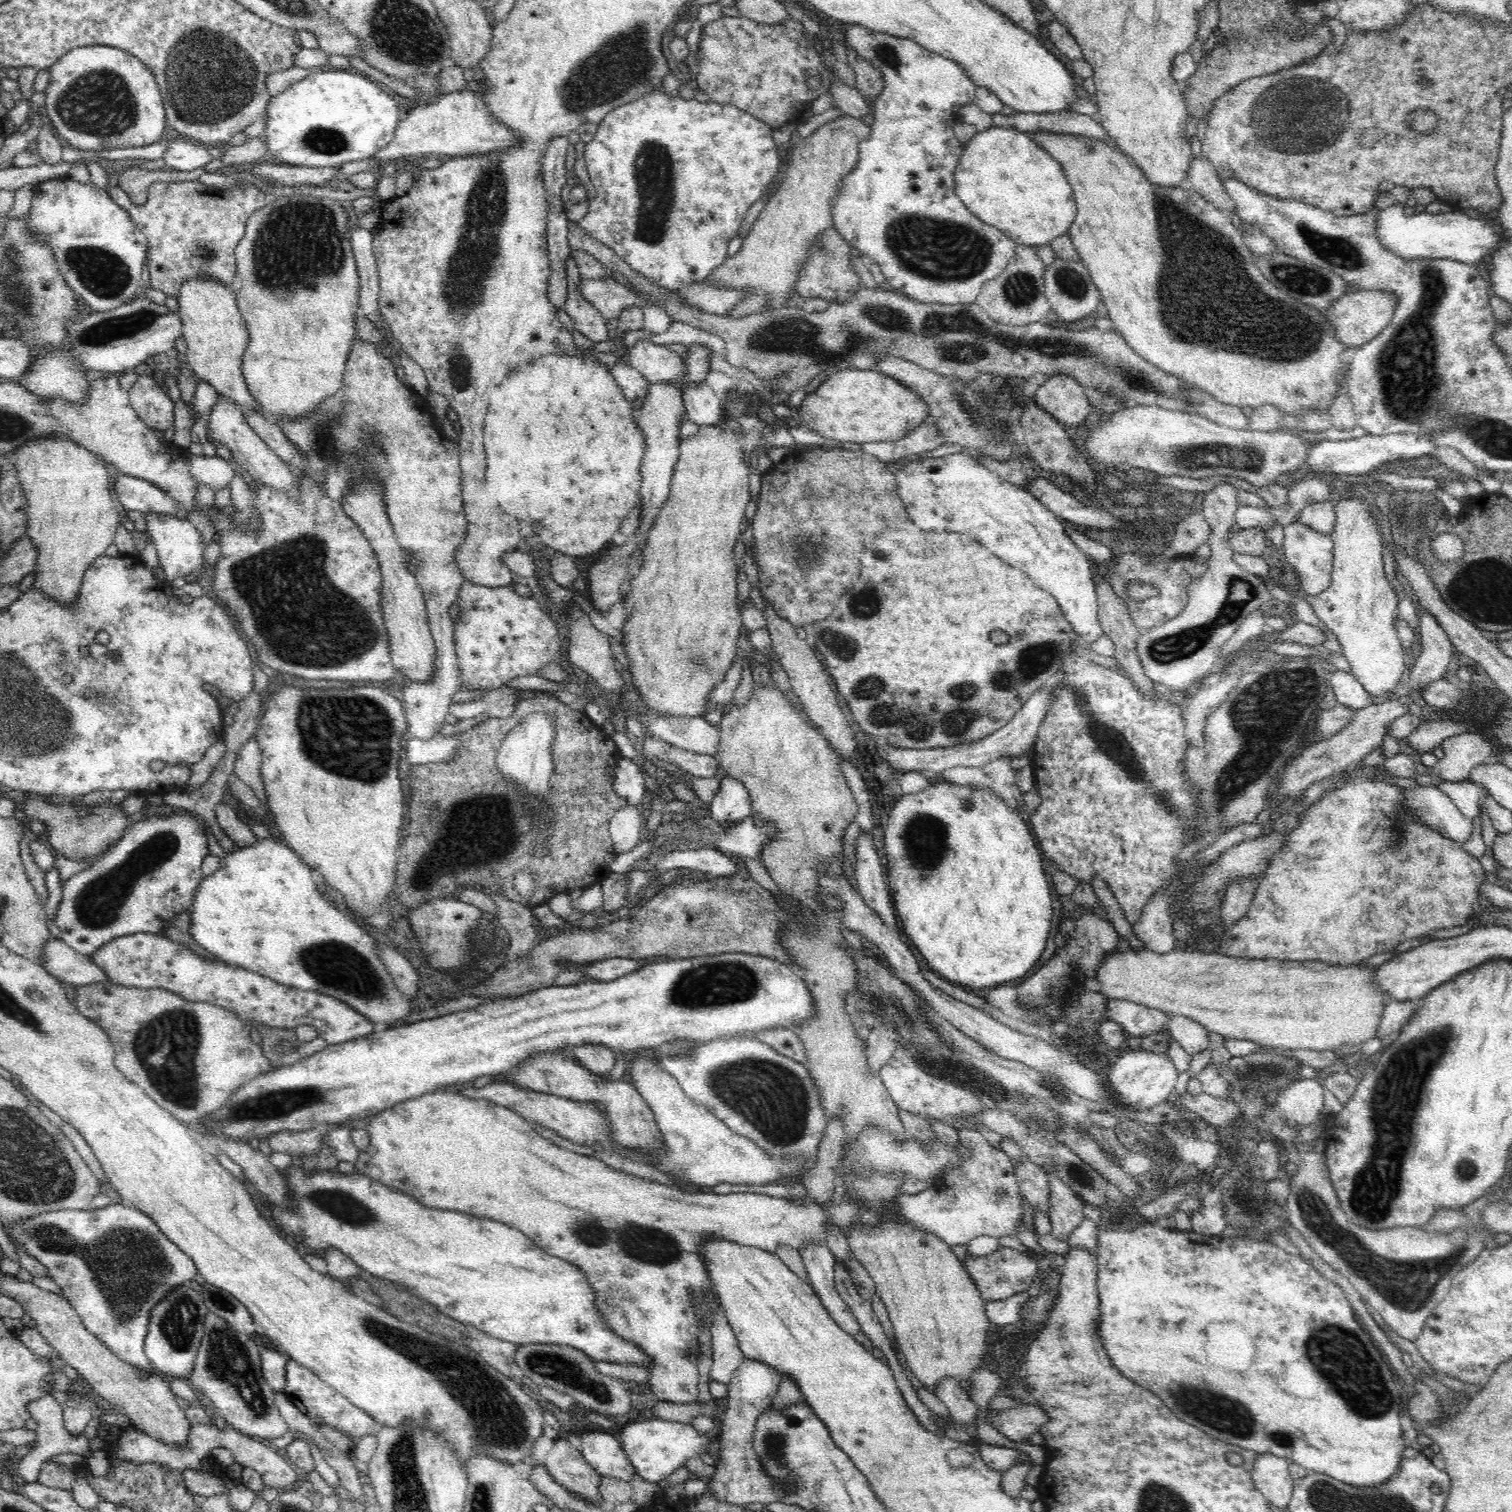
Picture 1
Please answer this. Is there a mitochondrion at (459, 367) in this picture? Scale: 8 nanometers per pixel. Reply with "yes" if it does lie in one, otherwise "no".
yes

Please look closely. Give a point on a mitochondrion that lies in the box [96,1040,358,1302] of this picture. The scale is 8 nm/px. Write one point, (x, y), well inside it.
(272, 1105)

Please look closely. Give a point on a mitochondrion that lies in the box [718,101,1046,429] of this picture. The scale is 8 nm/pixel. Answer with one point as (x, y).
(940, 250)

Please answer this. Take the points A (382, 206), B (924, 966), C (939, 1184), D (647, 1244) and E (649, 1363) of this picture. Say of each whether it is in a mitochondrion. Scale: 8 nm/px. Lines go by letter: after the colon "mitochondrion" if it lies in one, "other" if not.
A: other
B: other
C: other
D: mitochondrion
E: other

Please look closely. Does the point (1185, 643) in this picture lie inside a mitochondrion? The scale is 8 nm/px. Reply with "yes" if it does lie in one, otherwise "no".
yes

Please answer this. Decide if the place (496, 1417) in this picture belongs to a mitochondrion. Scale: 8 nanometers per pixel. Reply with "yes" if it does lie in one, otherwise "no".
yes

